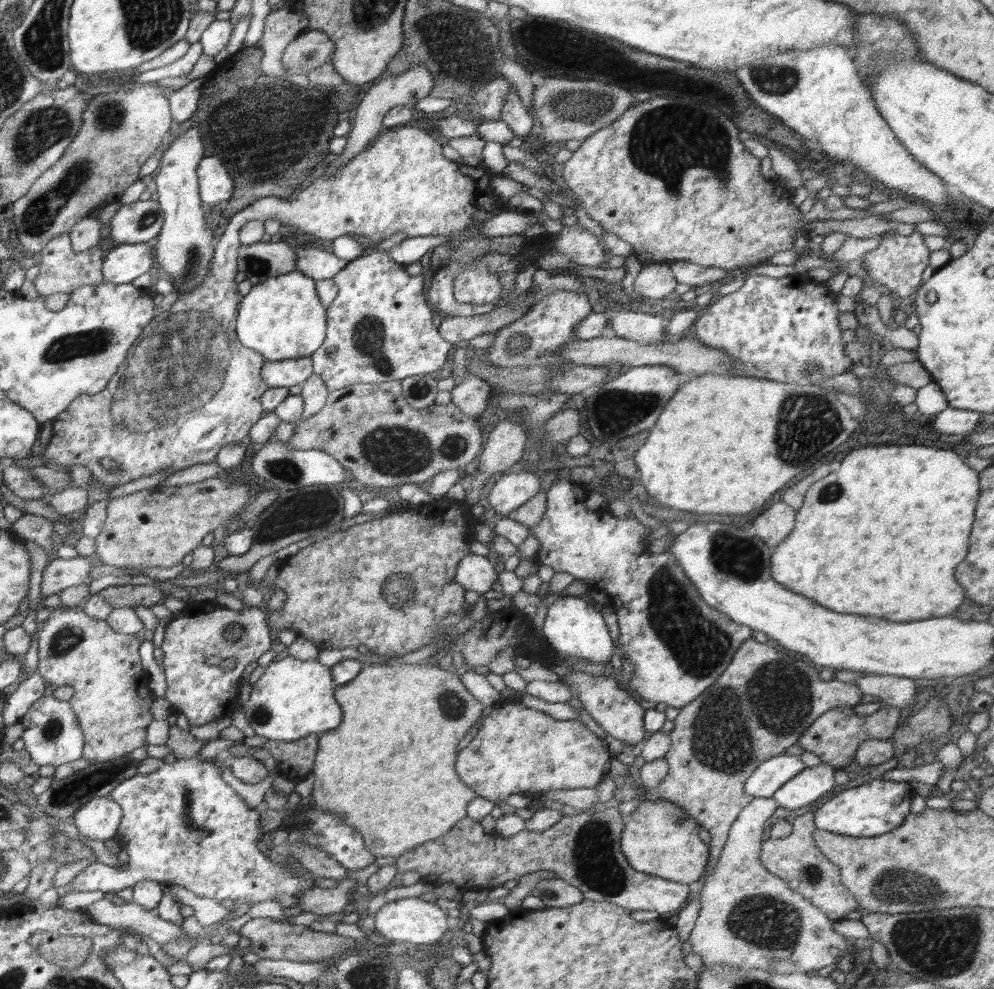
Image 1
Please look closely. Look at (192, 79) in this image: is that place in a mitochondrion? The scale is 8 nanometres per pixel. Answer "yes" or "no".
no

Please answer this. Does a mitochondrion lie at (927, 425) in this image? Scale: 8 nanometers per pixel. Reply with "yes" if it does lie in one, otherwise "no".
no

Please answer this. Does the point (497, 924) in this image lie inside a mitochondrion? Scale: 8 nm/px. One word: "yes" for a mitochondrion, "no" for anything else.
no

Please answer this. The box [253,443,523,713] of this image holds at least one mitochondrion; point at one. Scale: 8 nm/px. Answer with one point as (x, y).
(400, 594)

